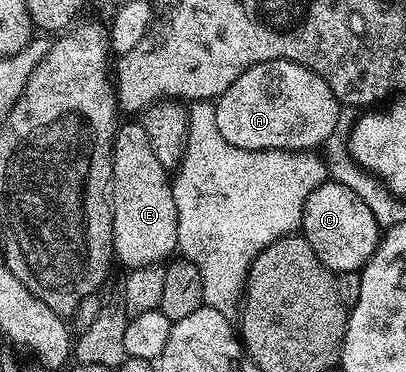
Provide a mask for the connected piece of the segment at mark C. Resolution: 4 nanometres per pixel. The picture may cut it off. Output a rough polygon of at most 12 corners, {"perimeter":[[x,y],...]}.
{"perimeter":[[327,179],[300,235],[331,272],[369,262],[380,229],[364,198]]}

